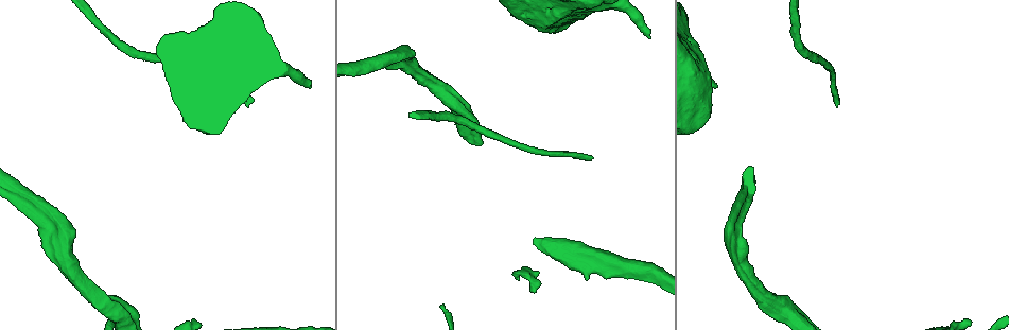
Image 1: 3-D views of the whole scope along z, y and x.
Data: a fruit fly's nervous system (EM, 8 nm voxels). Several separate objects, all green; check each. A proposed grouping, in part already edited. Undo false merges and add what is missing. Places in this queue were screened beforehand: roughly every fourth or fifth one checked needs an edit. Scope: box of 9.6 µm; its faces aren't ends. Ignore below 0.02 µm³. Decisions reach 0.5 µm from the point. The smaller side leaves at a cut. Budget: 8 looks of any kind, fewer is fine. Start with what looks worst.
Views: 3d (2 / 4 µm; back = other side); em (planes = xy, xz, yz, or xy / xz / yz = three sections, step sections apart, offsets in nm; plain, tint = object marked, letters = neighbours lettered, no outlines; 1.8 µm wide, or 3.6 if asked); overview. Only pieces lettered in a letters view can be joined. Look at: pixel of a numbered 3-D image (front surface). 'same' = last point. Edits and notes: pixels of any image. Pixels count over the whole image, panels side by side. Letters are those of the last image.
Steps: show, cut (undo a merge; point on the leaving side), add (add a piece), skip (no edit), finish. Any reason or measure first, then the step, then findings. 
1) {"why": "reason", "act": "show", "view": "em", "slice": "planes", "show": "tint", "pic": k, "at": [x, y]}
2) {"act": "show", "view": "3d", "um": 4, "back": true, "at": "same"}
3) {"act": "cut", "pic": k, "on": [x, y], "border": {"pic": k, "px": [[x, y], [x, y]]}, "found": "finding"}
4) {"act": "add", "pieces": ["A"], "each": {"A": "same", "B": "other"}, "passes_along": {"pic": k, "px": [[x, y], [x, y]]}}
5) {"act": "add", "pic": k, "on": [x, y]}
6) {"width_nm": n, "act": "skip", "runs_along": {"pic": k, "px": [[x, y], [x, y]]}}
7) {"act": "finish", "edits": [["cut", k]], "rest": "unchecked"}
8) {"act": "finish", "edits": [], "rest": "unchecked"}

{"why": "free end", "act": "show", "view": "em", "slice": "xy", "step": 8, "show": "tint", "pic": 1, "at": [587, 159]}

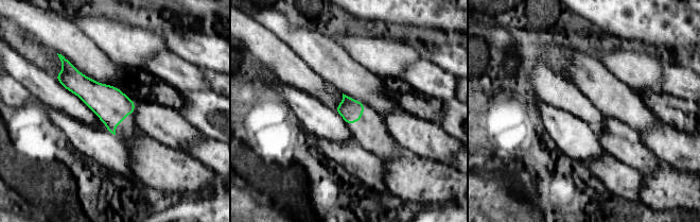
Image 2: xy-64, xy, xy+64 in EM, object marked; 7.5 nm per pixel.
{"why": "another direction", "act": "show", "view": "em", "slice": "planes", "show": "letters", "at": "same"}

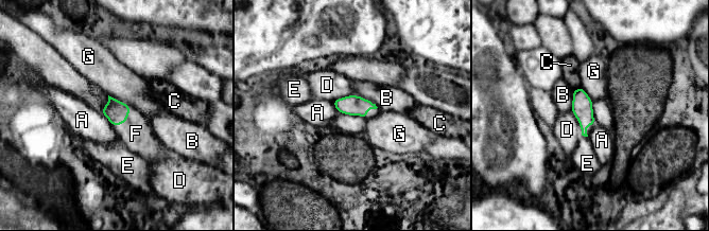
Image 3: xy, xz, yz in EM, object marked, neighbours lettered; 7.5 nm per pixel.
{"width_nm": 160, "act": "add", "pieces": ["F"], "each": {"A": "other", "B": "other", "C": "other", "D": "other", "E": "other", "F": "same", "G": "other"}, "passes_along": {"pic": 3, "px": [[117, 112], [125, 120], [136, 134]]}, "found": "the cell continues"}

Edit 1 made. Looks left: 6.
{"why": "see it whole again", "act": "show", "view": "overview"}

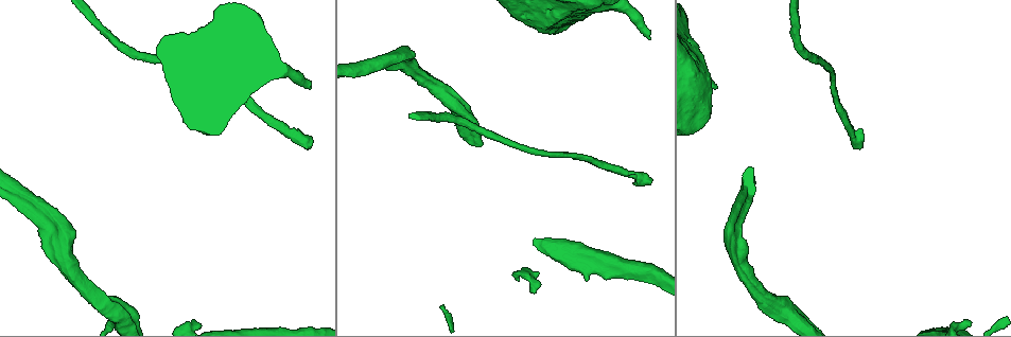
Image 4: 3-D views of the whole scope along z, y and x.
{"why": "an open end", "act": "show", "view": "em", "slice": "yz", "step": 4, "show": "letters", "pic": 4, "at": [716, 88]}

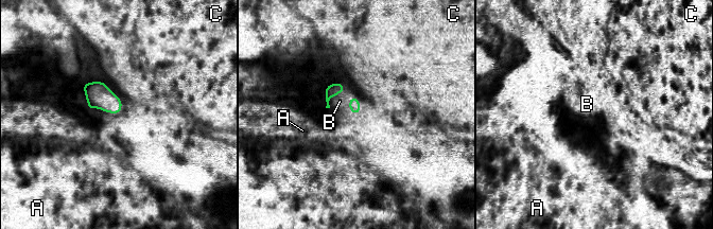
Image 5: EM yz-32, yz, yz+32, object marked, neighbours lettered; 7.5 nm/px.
{"act": "show", "view": "em", "slice": "planes", "show": "letters", "at": "same"}

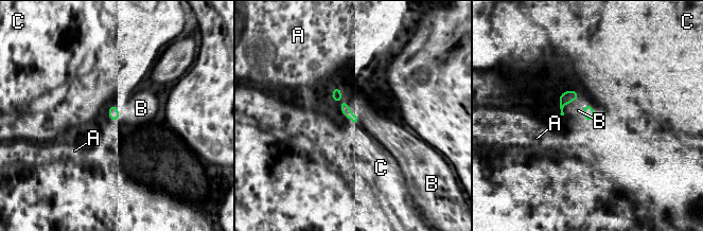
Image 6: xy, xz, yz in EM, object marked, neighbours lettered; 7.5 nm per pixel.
{"act": "add", "pieces": ["B"], "each": {"A": "other", "B": "same", "C": "other"}, "found": "the cell continues"}

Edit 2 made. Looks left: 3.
{"why": "three arms meet", "act": "show", "view": "em", "slice": "planes", "show": "letters", "pic": 4, "at": [406, 63]}

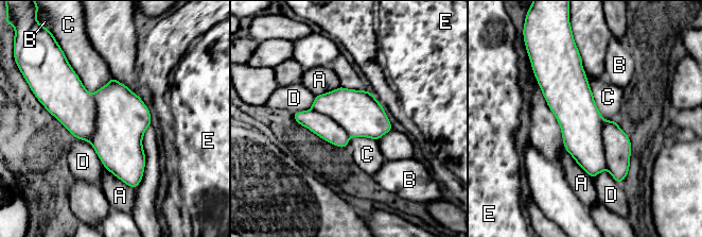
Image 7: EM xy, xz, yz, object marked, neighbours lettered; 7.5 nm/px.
{"width_nm": 380, "act": "cut", "pic": 7, "on": [616, 144], "each": {"A": "other", "B": "other", "C": "other", "D": "other", "E": "other"}, "part_leaving": {"pic": 7, "px": [[296, 115], [326, 128], [345, 145]]}, "found": "a second cell is stuck on"}

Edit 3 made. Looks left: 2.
{"act": "finish", "edits": [["add", 3], ["add", 6], ["cut", 7]], "rest": "unchecked"}

